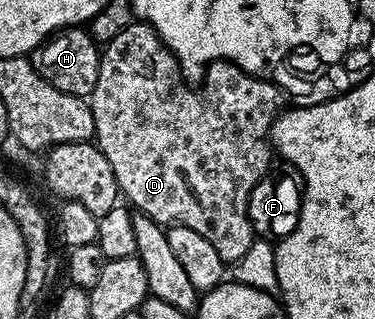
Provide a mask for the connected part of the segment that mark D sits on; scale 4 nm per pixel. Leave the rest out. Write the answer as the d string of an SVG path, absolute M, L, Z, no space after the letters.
M143 21L129 22L127 28L123 28L123 32L119 32L119 36L115 36L111 41L104 43L101 50L99 80L95 80L95 92L91 99L93 119L95 120L93 133L97 149L103 152L103 156L107 156L107 164L111 164L111 172L115 172L118 191L134 211L155 220L162 228L168 228L172 225L186 226L191 228L191 232L199 232L199 236L204 236L212 244L215 252L219 252L219 256L225 263L232 264L239 260L239 256L246 254L247 248L251 248L251 244L255 241L253 225L249 219L249 197L255 188L255 184L259 184L262 178L270 173L271 143L269 141L269 130L272 128L273 119L277 117L279 107L282 105L282 103L280 104L282 95L279 93L278 87L274 86L272 82L259 79L253 74L240 70L233 62L224 60L210 62L208 66L204 67L204 74L205 79L202 80L201 87L198 90L192 90L185 83L186 75L182 71L180 62L172 52L165 49L165 45L161 43L161 37Z

